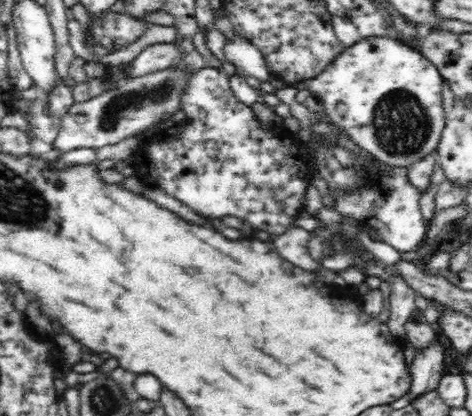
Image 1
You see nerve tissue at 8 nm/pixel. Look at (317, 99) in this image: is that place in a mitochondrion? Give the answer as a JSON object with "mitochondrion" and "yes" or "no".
{"mitochondrion":"no"}

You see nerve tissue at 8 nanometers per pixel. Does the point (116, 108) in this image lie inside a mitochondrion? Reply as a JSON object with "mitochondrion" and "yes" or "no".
{"mitochondrion":"yes"}

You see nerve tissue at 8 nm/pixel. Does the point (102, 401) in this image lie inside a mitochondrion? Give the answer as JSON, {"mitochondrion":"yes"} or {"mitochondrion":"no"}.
{"mitochondrion":"yes"}

